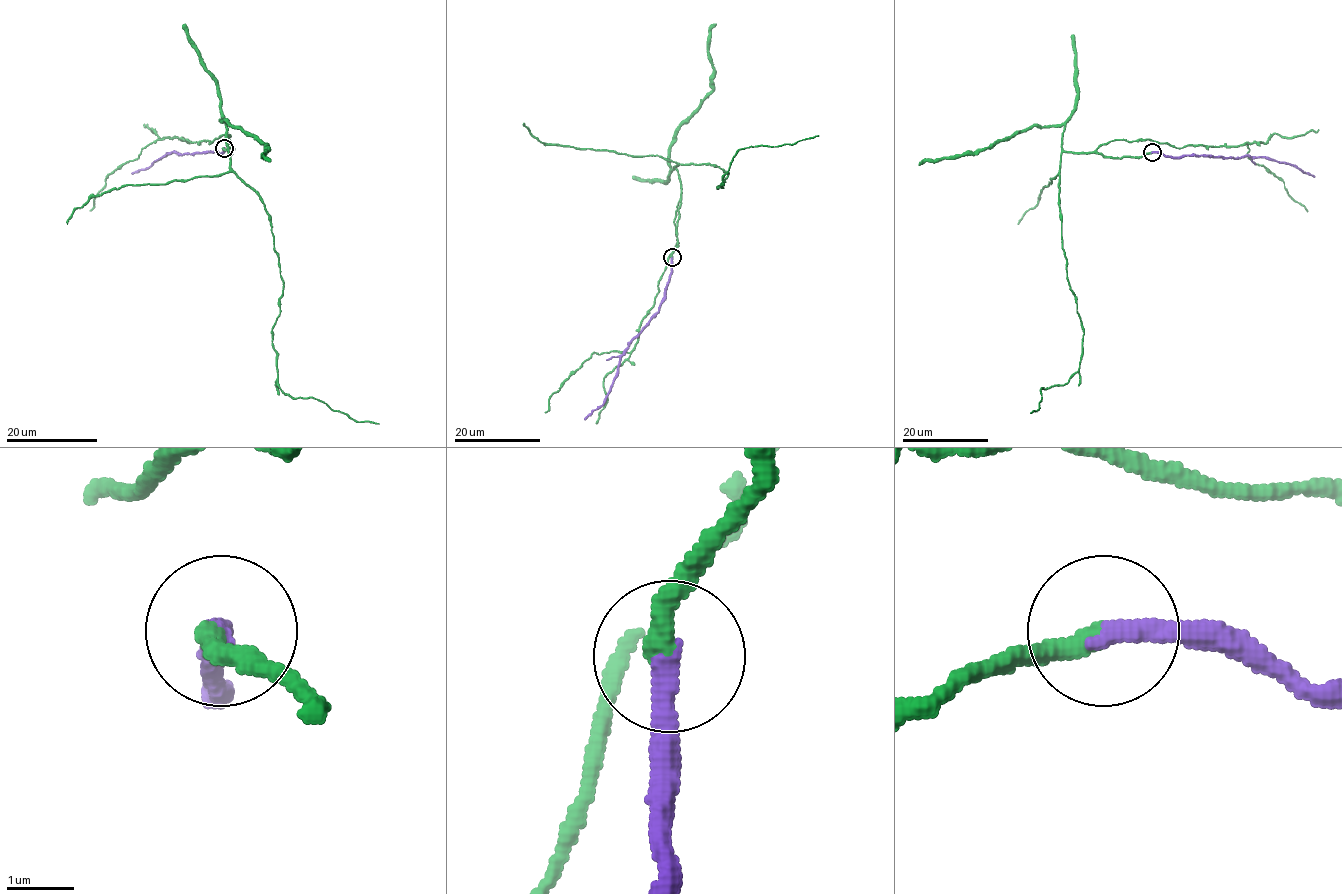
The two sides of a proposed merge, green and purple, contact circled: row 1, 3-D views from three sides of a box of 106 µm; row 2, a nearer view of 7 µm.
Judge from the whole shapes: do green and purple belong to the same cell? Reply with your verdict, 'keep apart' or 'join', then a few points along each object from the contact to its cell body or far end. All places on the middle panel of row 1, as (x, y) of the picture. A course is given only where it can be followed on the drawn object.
join; course green (672, 257), (680, 205), (677, 165), (710, 164), (727, 171), (717, 189), (740, 149), (818, 136); course purple (672, 257), (670, 281), (659, 312), (621, 357), (618, 373), (605, 401), (585, 419)

